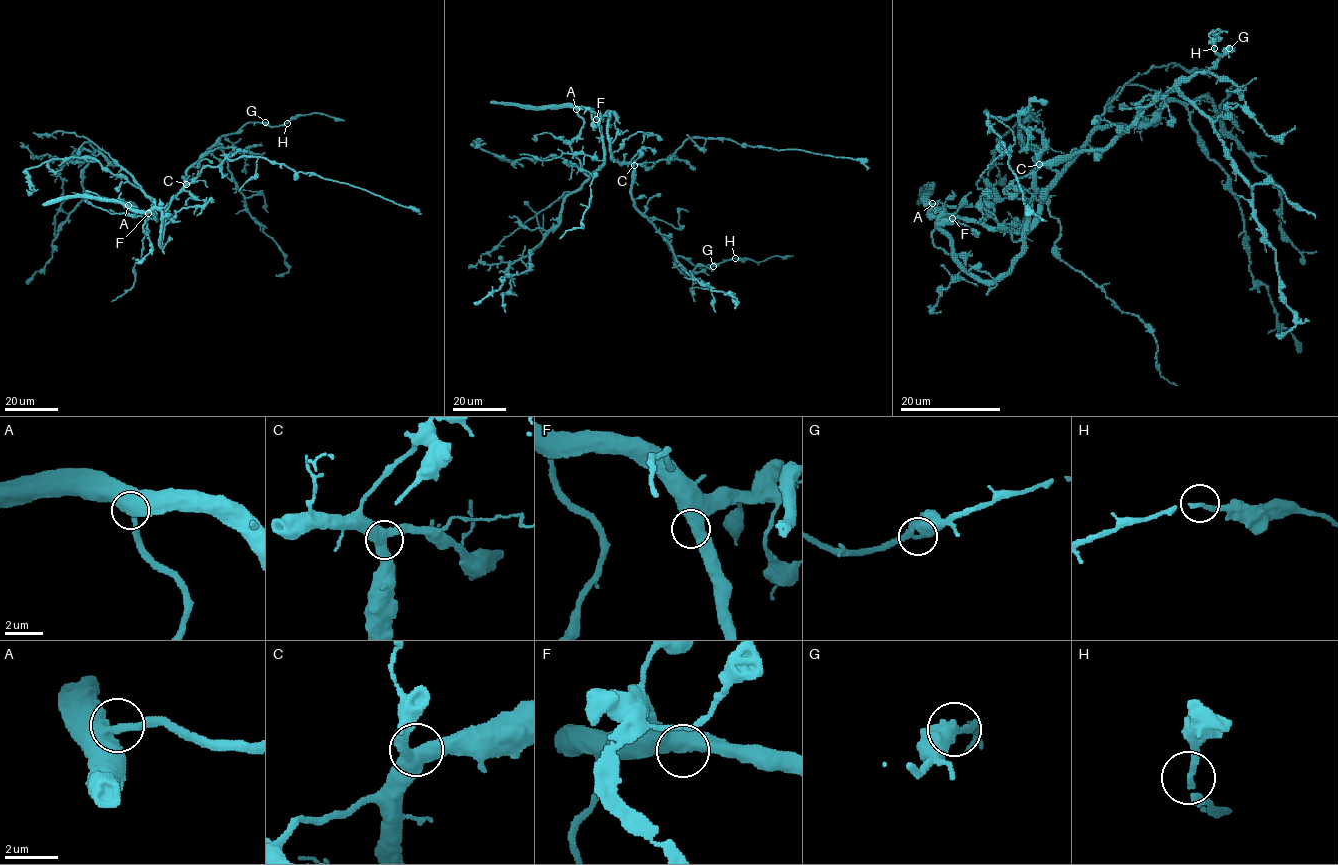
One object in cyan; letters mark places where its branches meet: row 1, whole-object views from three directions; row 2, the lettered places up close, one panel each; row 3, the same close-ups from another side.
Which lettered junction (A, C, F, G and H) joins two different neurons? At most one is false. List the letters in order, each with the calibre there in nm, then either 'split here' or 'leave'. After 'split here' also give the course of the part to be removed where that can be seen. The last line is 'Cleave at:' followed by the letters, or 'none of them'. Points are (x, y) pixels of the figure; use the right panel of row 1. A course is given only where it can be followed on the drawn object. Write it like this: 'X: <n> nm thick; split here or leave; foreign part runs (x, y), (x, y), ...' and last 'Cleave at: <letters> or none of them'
A: 340 nm thick; leave
C: 480 nm thick; leave
F: 500 nm thick; leave
G: 480 nm thick; leave
H: 200 nm thick; leave
Cleave at: none of them

